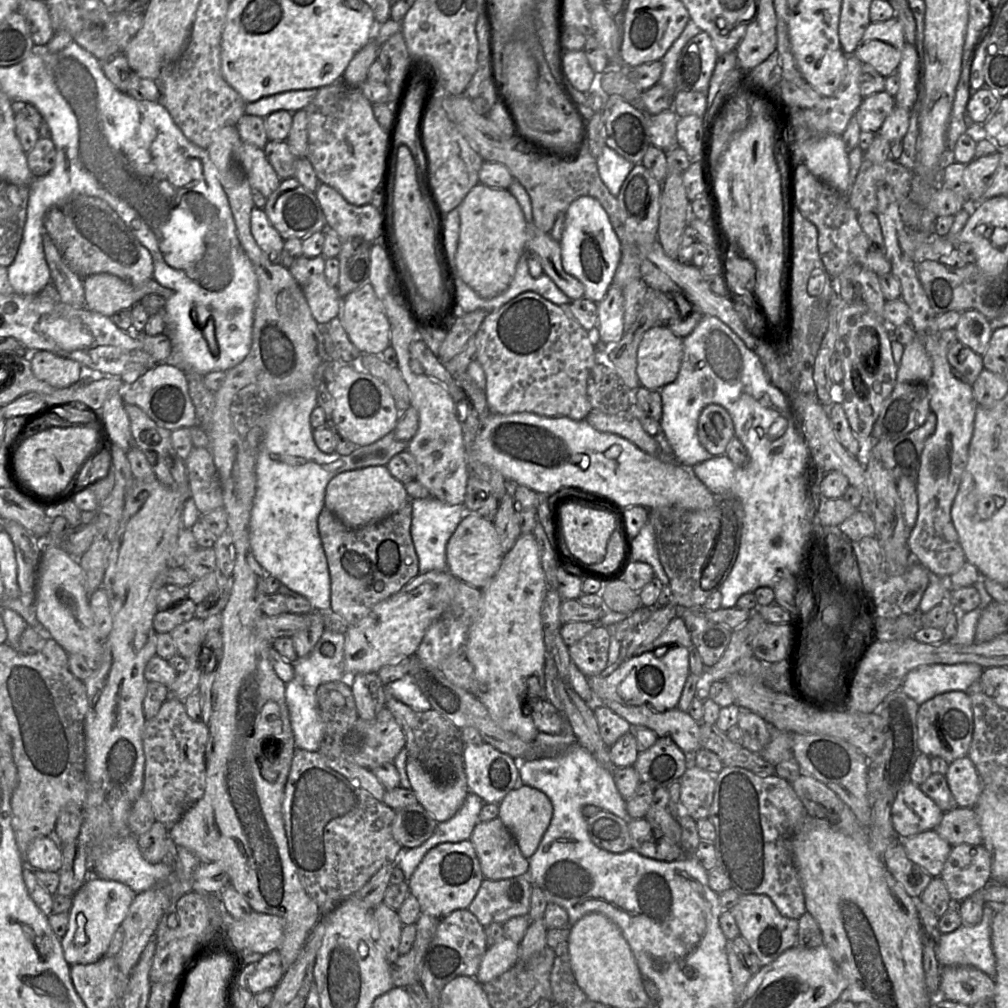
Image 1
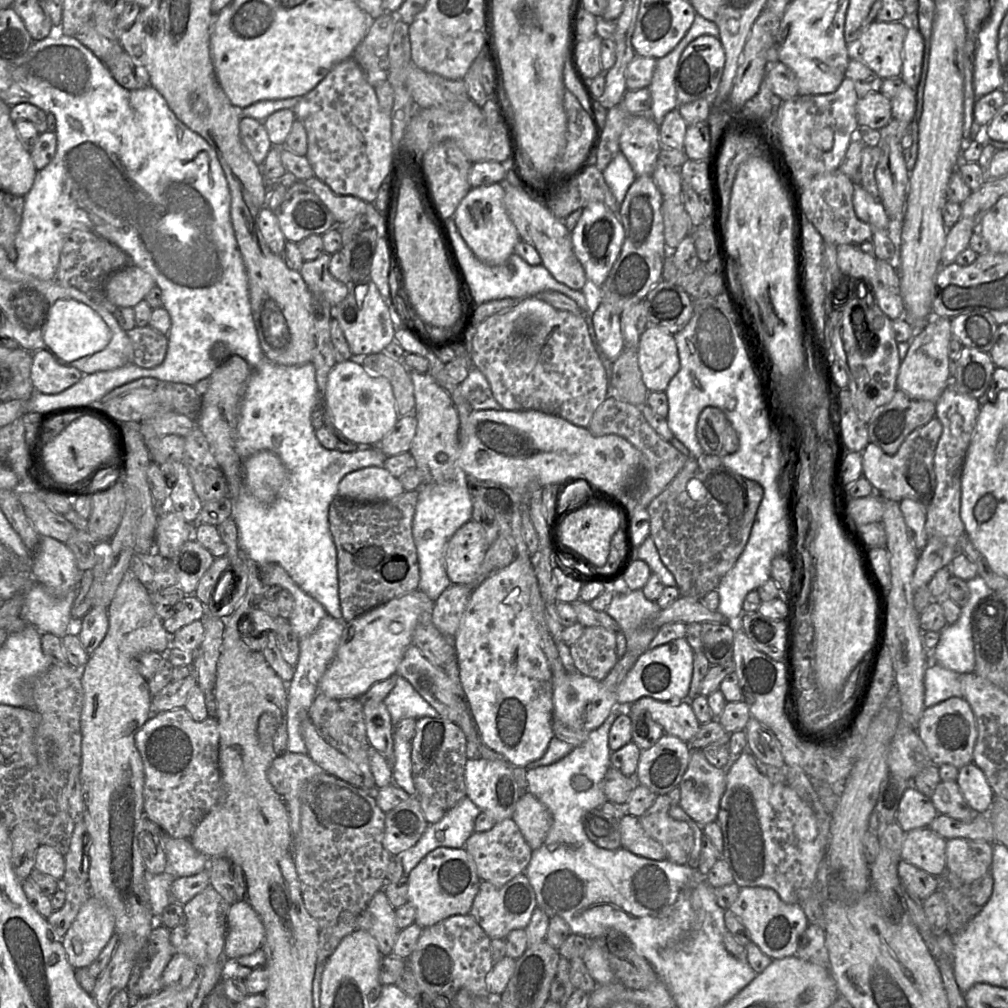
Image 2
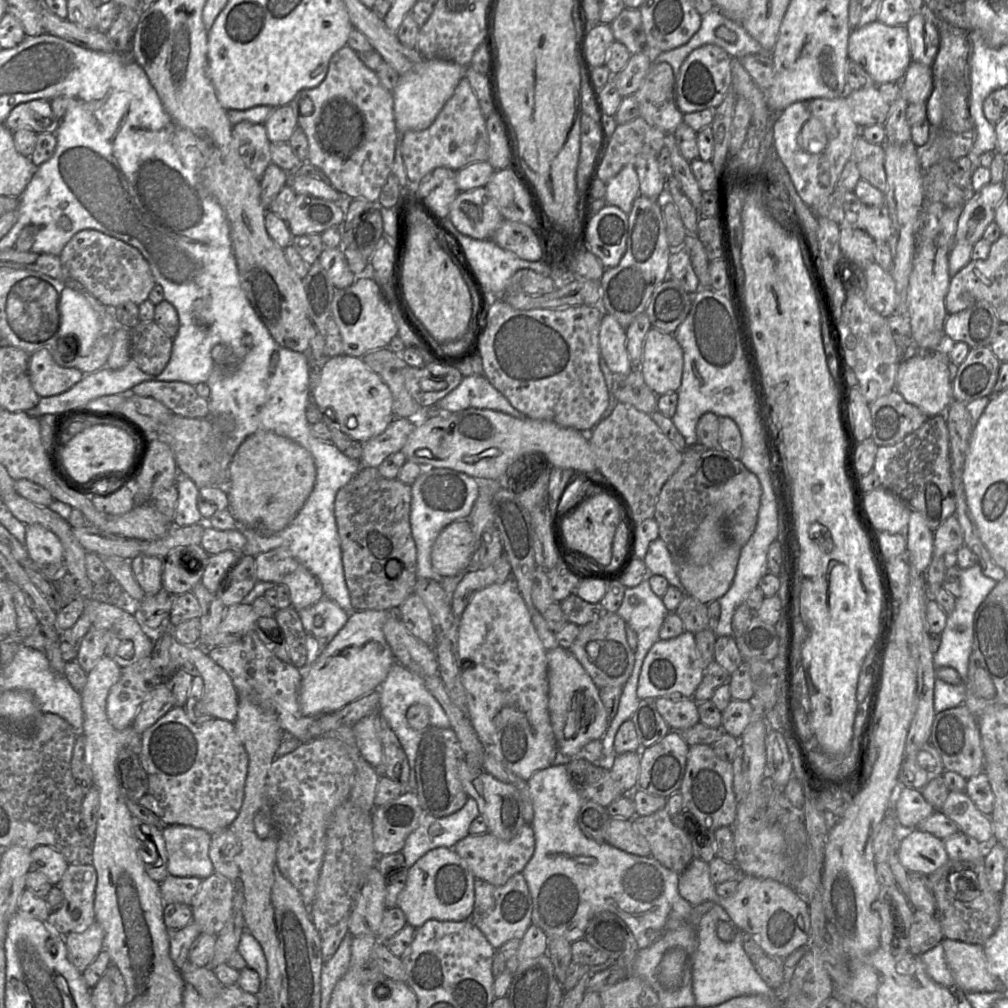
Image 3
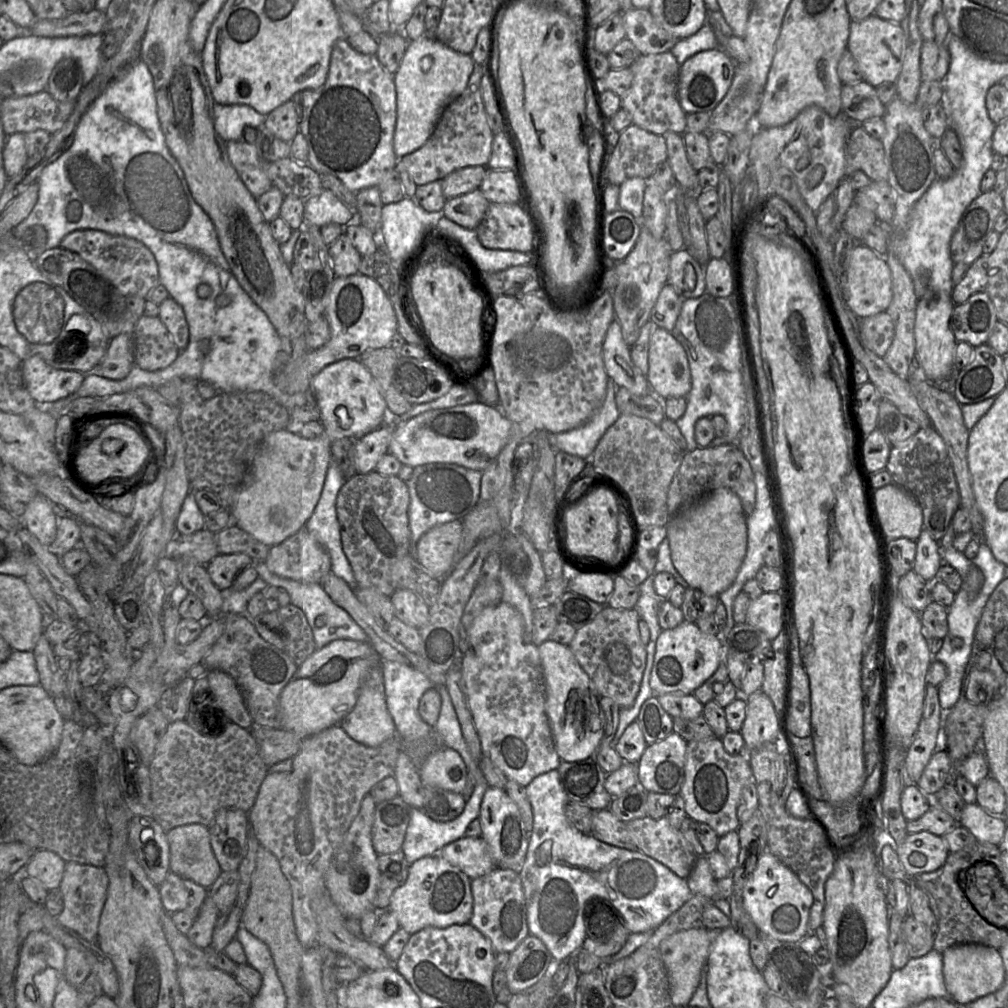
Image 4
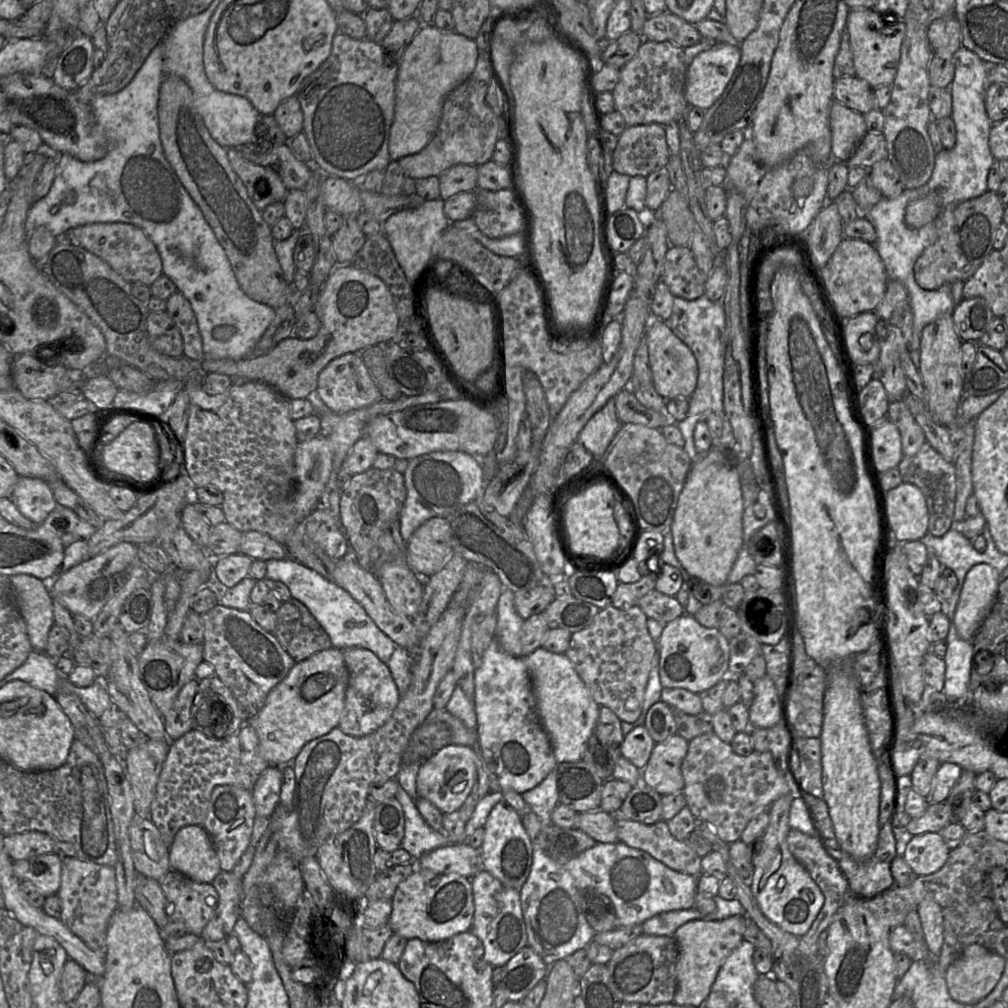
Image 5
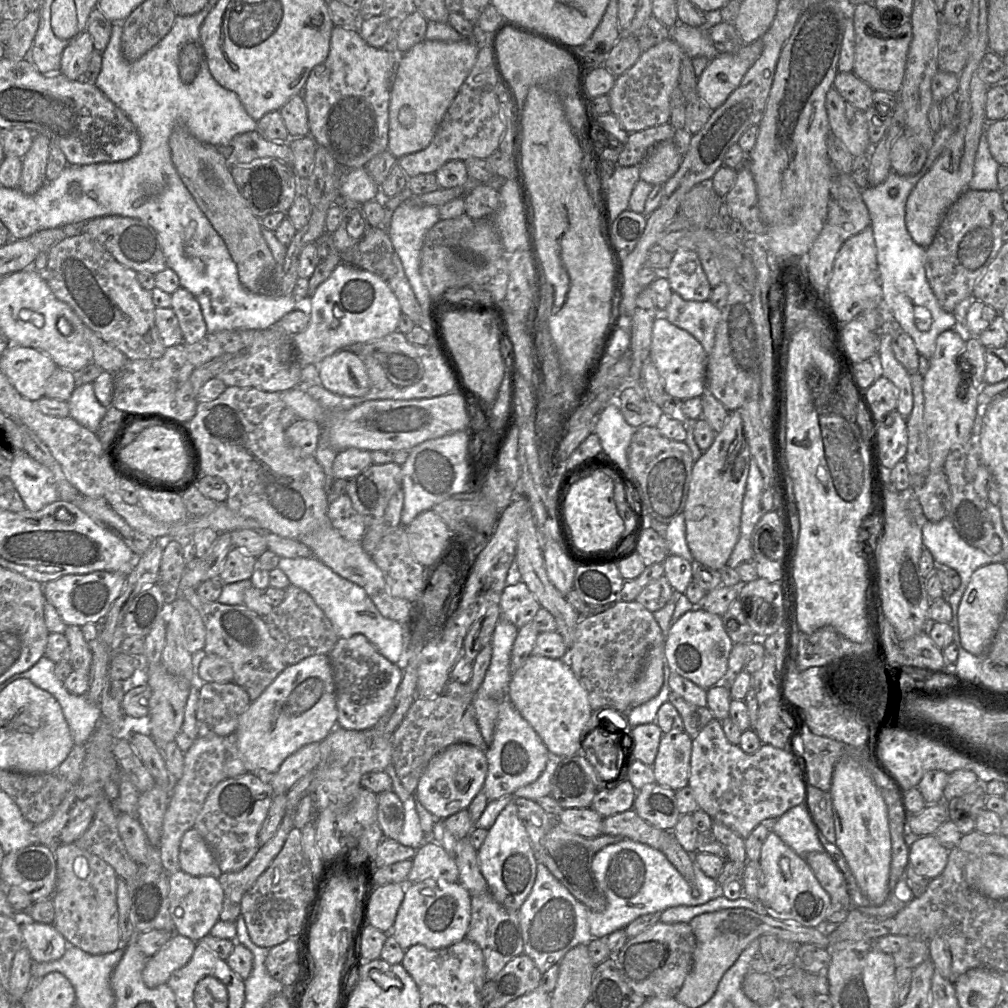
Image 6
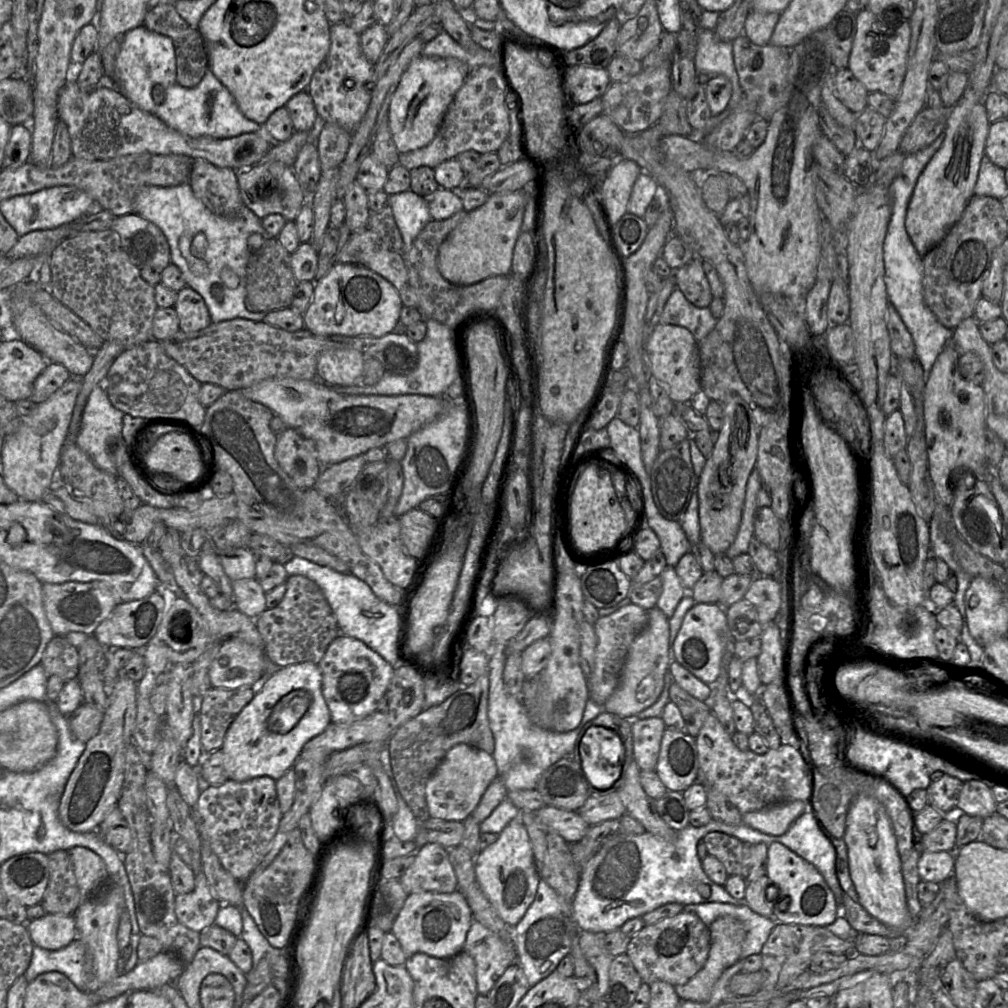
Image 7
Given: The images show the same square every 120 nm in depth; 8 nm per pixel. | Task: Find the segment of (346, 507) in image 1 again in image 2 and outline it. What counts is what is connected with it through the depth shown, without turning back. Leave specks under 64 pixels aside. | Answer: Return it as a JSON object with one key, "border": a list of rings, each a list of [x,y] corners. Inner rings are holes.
{"border":[[[384,466],[365,467],[348,473],[338,485],[338,495],[360,502],[391,500],[405,492],[400,480]]]}

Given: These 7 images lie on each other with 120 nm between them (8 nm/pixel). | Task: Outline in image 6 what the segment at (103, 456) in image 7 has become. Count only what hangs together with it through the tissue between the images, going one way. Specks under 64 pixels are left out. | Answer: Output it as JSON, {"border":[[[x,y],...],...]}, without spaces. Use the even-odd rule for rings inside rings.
{"border":[[[92,383],[76,386],[69,406],[70,416],[93,432],[96,432],[107,411],[107,407],[97,400]]]}

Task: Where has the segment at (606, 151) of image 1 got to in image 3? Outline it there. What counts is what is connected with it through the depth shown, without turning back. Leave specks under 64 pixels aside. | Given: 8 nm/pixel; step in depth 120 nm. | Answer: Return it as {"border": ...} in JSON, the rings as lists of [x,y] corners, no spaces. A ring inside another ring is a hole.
{"border":[[[633,164],[626,165],[607,183],[605,199],[607,204],[617,206],[626,214],[633,207],[634,200],[640,195],[639,178]]]}

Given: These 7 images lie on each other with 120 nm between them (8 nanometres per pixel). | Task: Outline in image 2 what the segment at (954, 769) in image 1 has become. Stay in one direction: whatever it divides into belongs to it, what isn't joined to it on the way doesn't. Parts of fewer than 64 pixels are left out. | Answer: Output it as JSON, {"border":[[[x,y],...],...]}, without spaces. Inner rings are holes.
{"border":[[[974,763],[959,769],[956,779],[965,800],[979,814],[988,814],[994,794],[983,771]]]}

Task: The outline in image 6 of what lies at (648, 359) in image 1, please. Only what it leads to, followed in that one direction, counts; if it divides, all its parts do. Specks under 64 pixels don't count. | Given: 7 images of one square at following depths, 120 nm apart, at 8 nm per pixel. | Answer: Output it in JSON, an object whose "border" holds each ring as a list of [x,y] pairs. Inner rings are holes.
{"border":[[[659,315],[653,323],[650,359],[664,382],[667,394],[680,400],[702,397],[706,392],[707,353],[689,332]]]}

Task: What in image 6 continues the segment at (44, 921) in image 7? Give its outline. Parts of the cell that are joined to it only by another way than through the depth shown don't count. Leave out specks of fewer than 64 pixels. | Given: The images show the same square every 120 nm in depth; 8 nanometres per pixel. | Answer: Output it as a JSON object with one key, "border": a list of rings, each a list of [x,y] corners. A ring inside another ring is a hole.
{"border":[[[33,920],[24,921],[22,933],[25,946],[35,963],[58,960],[69,946],[54,924],[44,924]]]}

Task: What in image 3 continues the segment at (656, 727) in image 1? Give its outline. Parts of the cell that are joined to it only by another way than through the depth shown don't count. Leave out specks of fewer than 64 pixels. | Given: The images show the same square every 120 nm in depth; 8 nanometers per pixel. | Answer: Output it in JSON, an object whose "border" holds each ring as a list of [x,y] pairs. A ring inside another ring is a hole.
{"border":[[[655,698],[656,707],[671,730],[680,731],[700,722],[698,702],[694,698]]]}

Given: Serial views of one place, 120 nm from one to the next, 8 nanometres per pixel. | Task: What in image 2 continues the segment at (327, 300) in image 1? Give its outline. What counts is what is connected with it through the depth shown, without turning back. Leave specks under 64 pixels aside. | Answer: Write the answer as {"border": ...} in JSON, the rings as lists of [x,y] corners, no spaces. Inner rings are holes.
{"border":[[[322,253],[312,261],[305,261],[299,271],[311,292],[321,293],[332,306],[343,301],[349,287],[337,280],[329,271],[331,255]]]}

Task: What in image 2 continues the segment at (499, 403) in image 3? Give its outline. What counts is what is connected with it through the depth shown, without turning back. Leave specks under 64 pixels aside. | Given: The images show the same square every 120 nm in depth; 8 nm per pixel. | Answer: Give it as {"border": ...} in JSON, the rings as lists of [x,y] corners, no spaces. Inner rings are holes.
{"border":[[[476,367],[470,370],[459,389],[474,410],[505,410],[493,396],[486,376]]]}

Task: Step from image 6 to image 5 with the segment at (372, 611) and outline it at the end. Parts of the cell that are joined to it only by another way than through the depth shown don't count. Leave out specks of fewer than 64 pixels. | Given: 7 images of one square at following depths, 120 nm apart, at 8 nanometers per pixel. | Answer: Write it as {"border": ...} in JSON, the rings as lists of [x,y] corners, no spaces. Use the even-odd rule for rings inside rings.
{"border":[[[292,557],[267,560],[265,578],[281,581],[288,587],[291,598],[304,604],[328,634],[332,647],[338,649],[361,647],[370,650],[388,666],[400,697],[407,692],[414,664],[409,651],[397,646],[384,634],[346,590]]]}

